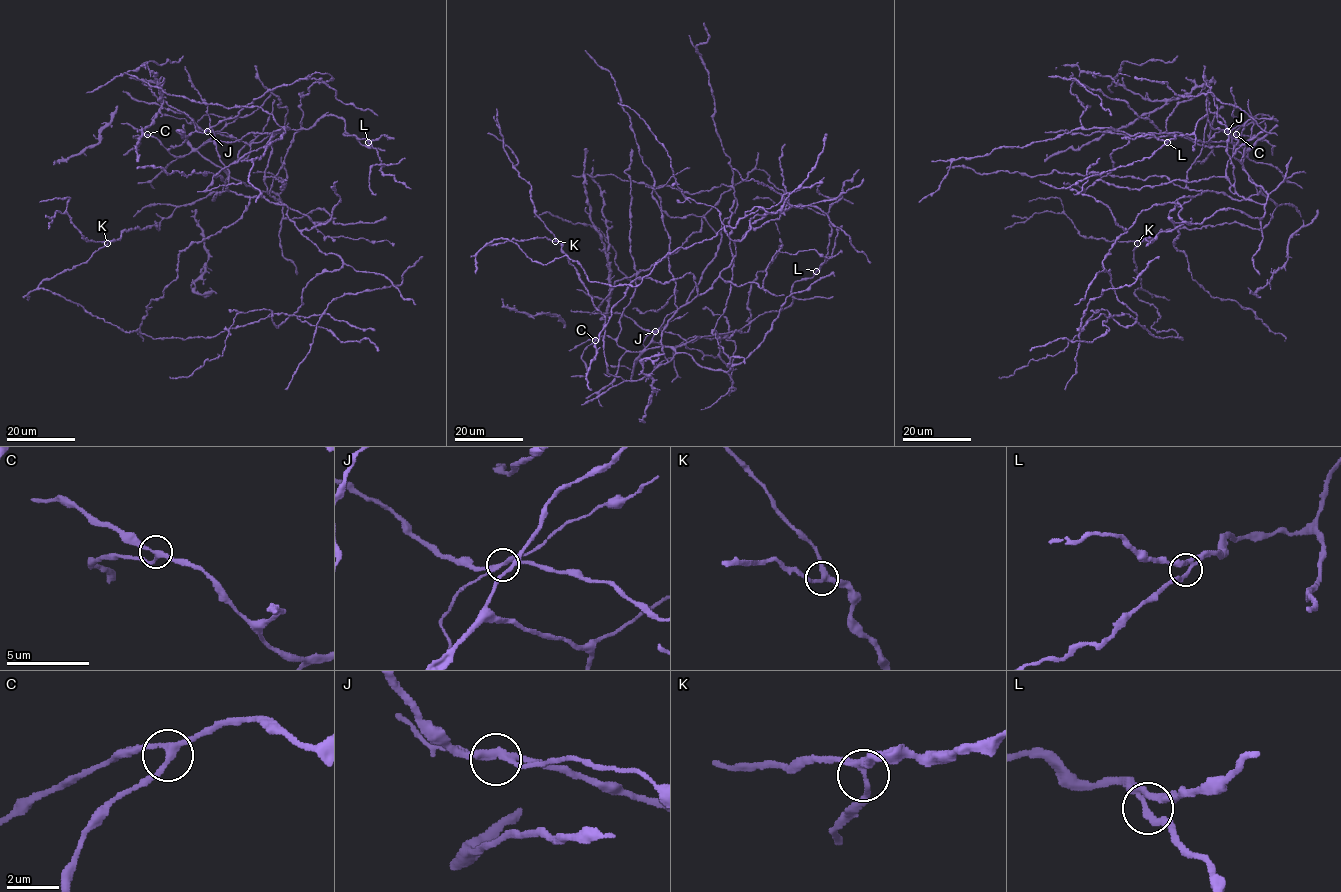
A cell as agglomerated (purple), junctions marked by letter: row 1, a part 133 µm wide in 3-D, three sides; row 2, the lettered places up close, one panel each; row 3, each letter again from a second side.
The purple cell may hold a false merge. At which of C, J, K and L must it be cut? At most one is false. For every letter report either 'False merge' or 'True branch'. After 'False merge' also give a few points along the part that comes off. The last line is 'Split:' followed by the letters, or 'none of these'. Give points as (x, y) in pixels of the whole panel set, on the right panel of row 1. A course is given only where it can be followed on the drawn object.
C: True branch
J: False merge. Course of the part to remove: (1226, 131), (1252, 122), (1260, 123), (1265, 119), (1261, 114)
K: True branch
L: True branch
Split: J

